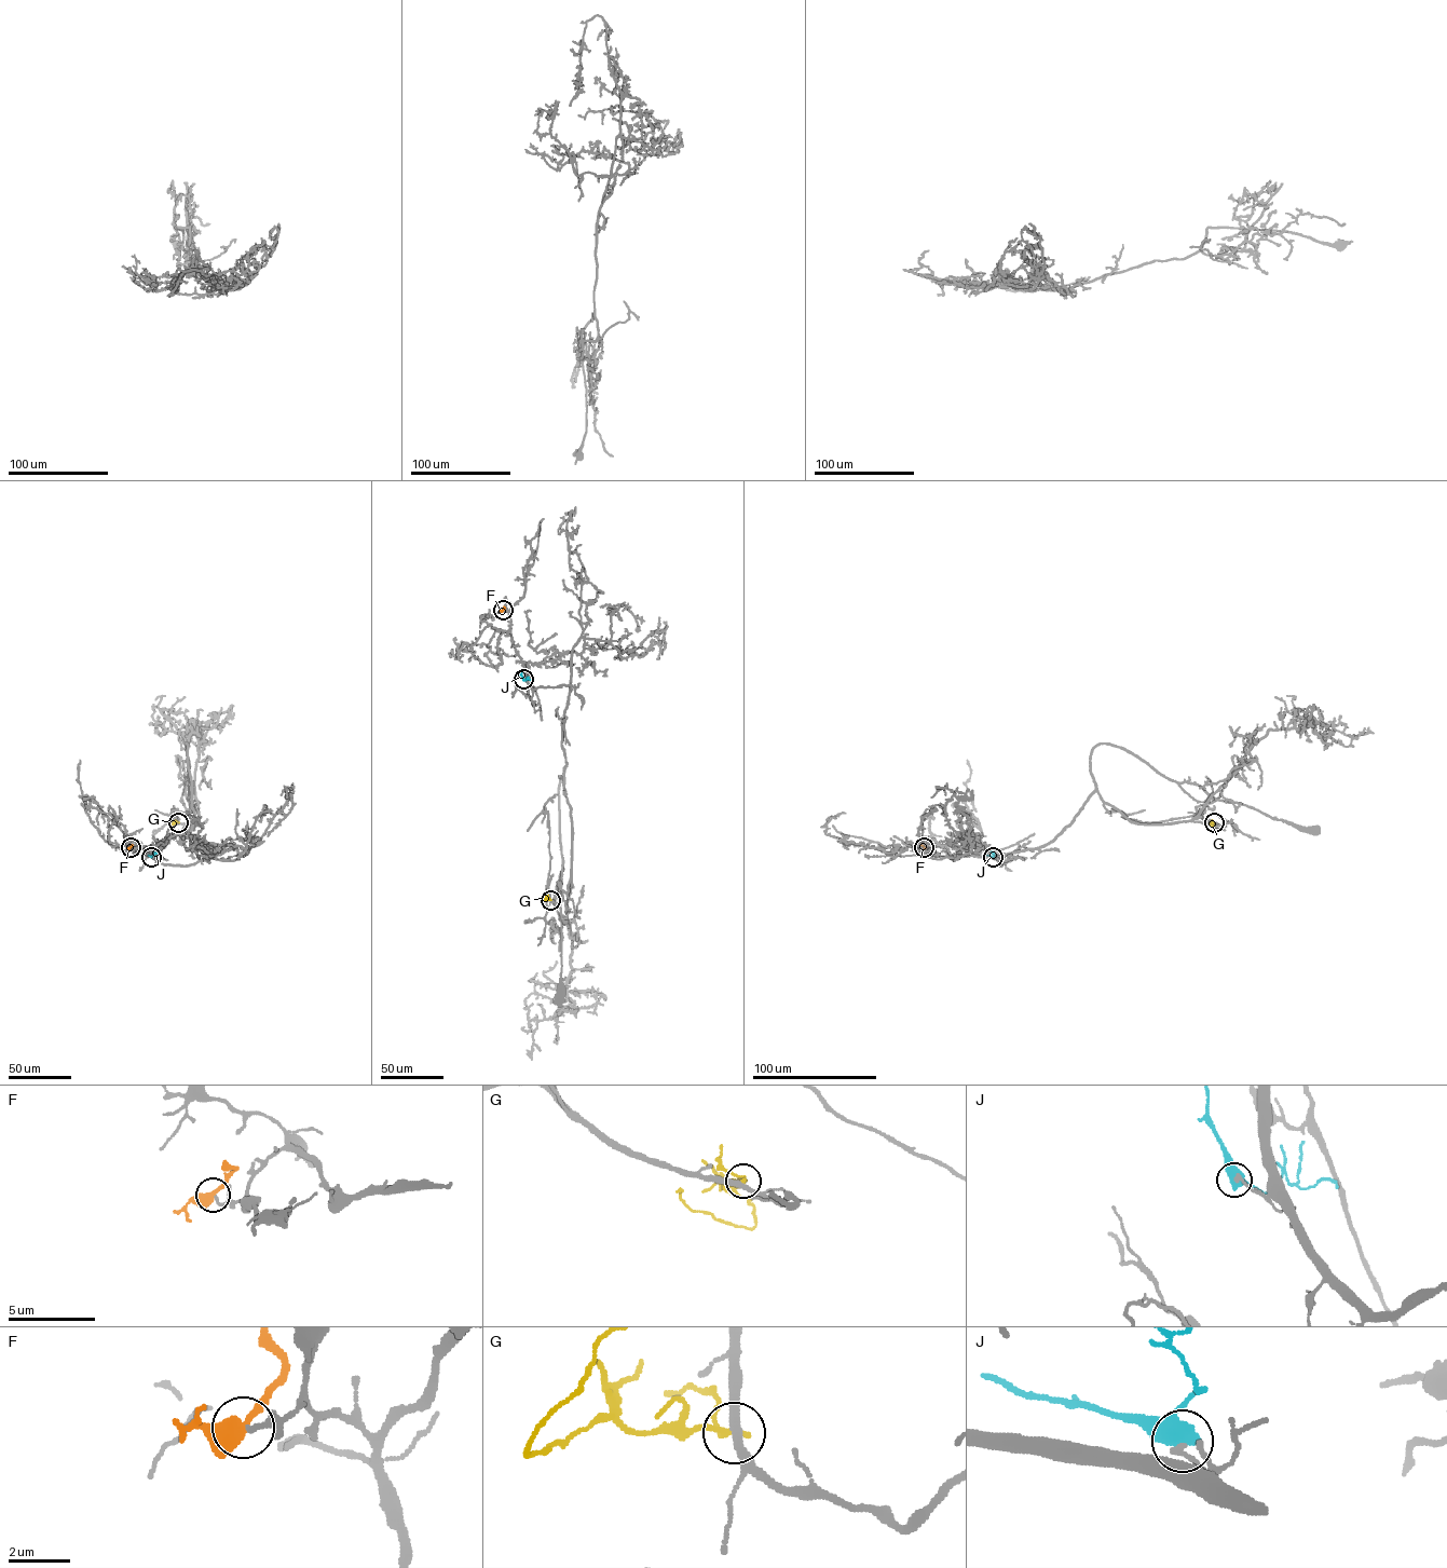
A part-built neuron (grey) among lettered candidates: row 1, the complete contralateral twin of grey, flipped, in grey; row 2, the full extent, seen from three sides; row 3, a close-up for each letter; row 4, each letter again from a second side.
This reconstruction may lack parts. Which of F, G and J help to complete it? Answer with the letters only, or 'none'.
F

